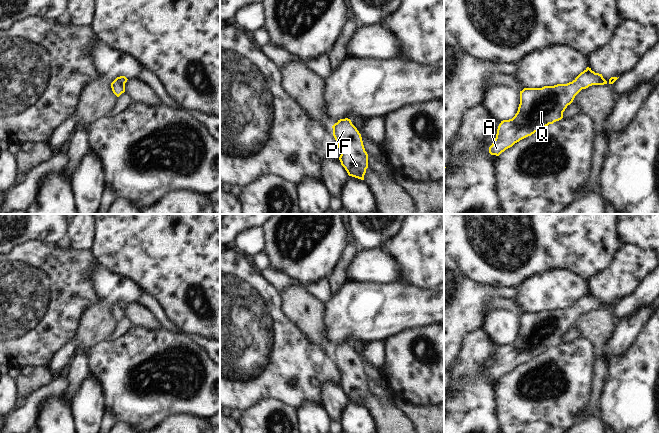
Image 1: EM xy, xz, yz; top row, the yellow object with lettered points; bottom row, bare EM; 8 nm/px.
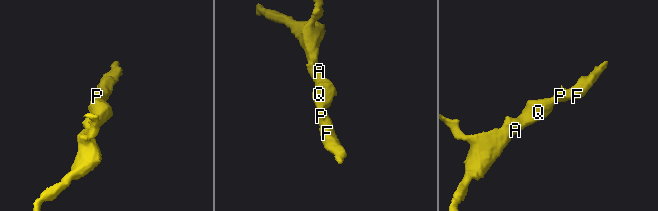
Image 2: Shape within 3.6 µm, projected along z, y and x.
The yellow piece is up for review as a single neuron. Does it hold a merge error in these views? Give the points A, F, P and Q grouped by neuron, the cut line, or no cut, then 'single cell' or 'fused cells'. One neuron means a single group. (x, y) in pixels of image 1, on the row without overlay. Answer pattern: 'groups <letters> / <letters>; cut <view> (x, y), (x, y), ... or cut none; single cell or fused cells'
groups A F P Q; cut none; single cell

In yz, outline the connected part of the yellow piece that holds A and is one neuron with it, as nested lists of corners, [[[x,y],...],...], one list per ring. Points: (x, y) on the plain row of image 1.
[[[587,291],[567,308],[524,312],[520,315],[517,337],[512,343],[501,345],[496,362],[489,371],[489,377],[499,380],[520,364],[561,344],[567,330],[582,313],[592,309],[613,308],[617,303],[611,301],[607,306],[602,298],[595,297]]]

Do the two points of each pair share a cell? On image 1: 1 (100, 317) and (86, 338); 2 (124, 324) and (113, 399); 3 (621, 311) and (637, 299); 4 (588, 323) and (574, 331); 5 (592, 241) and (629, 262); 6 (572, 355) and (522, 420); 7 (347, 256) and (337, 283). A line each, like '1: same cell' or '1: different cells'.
1: same cell
2: different cells
3: same cell
4: different cells
5: different cells
6: same cell
7: same cell

